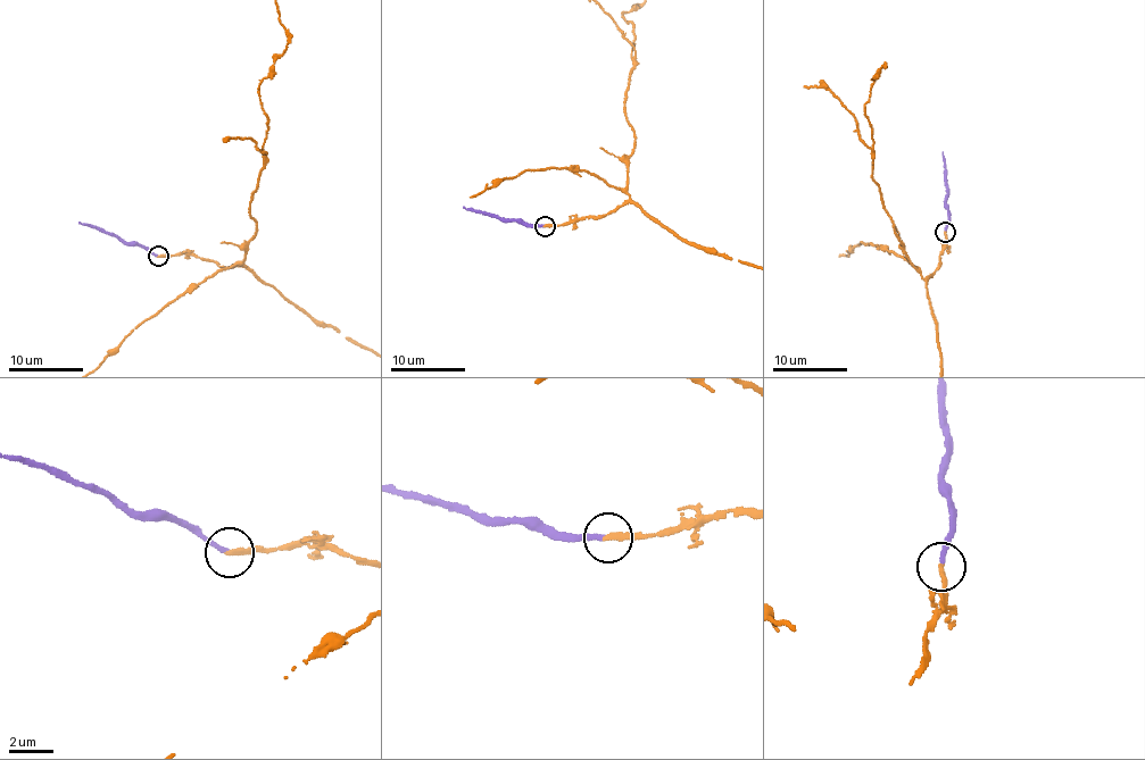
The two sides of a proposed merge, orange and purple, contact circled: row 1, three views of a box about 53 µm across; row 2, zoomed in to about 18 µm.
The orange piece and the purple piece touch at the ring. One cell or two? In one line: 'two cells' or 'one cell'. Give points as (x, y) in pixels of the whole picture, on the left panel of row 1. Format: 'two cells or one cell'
one cell

